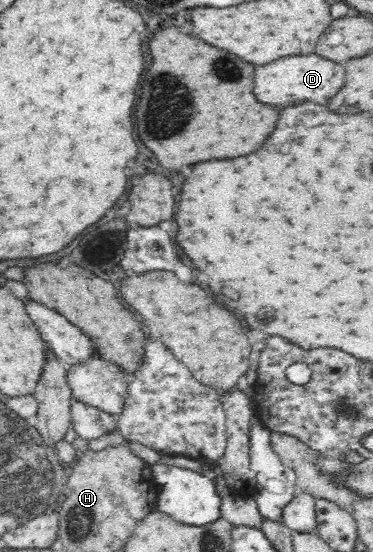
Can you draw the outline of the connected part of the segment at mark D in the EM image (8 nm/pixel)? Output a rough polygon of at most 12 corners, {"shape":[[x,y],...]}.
{"shape":[[317,54],[257,66],[259,102],[291,106],[327,100],[344,62]]}

